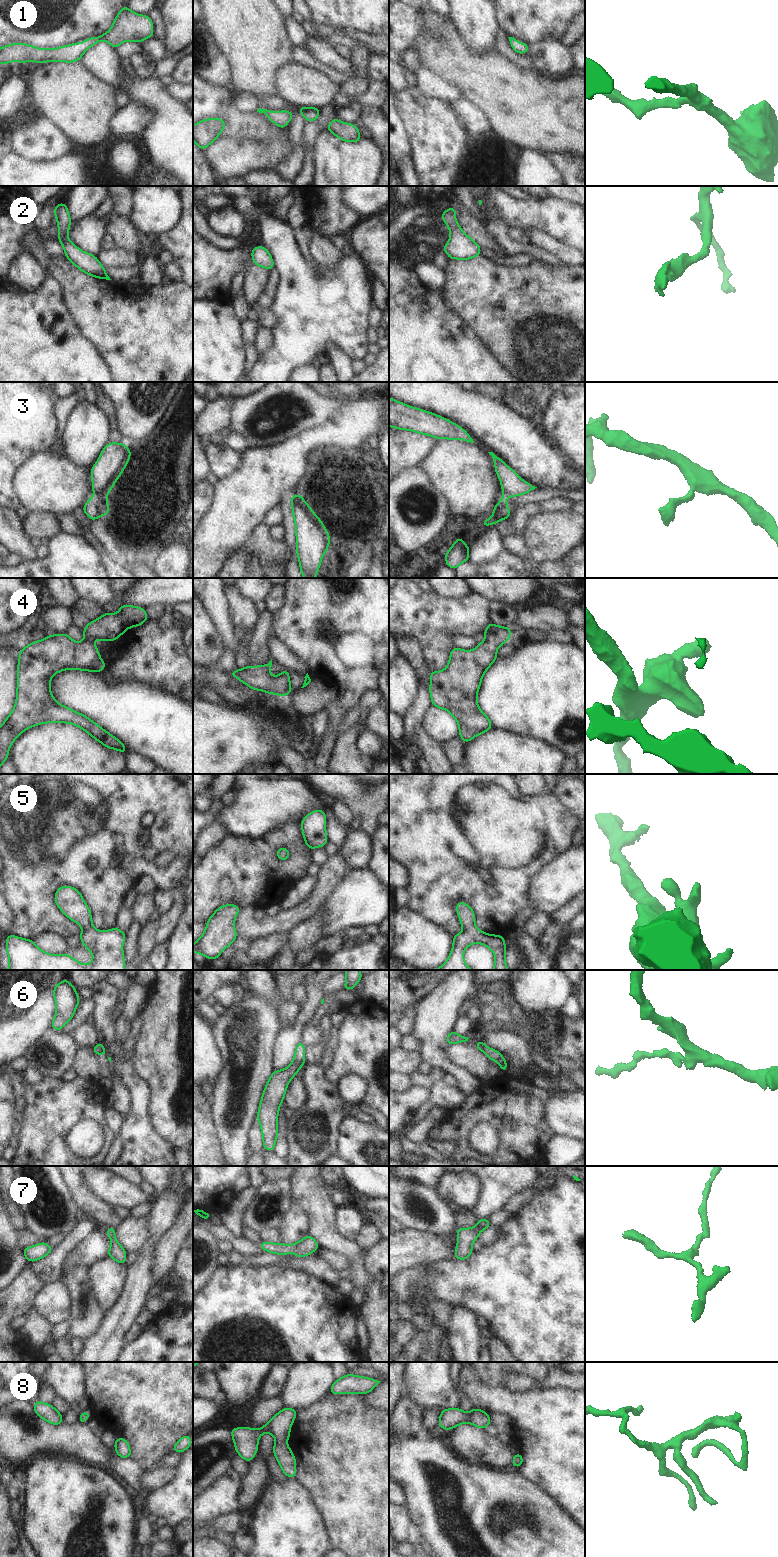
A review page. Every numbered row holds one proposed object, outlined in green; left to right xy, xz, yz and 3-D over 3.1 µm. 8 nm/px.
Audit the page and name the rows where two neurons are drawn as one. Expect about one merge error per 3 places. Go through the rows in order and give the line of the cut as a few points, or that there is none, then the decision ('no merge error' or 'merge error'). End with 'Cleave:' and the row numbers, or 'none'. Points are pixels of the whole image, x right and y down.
1: cut none; no merge error
2: cut none; no merge error
3: cut xy (94, 496), (98, 498), (105, 497); merge error
4: cut none; no merge error
5: cut none; no merge error
6: cut none; no merge error
7: cut none; no merge error
8: cut none; no merge error
Cleave: 3

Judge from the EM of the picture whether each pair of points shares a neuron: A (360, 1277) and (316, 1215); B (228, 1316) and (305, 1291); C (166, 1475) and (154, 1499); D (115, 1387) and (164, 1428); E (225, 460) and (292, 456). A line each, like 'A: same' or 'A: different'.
A: same
B: same
C: different
D: same
E: different

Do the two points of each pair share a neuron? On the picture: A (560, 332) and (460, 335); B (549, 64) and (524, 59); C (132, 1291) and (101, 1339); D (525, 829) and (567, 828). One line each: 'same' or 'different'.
A: different
B: different
C: same
D: same

